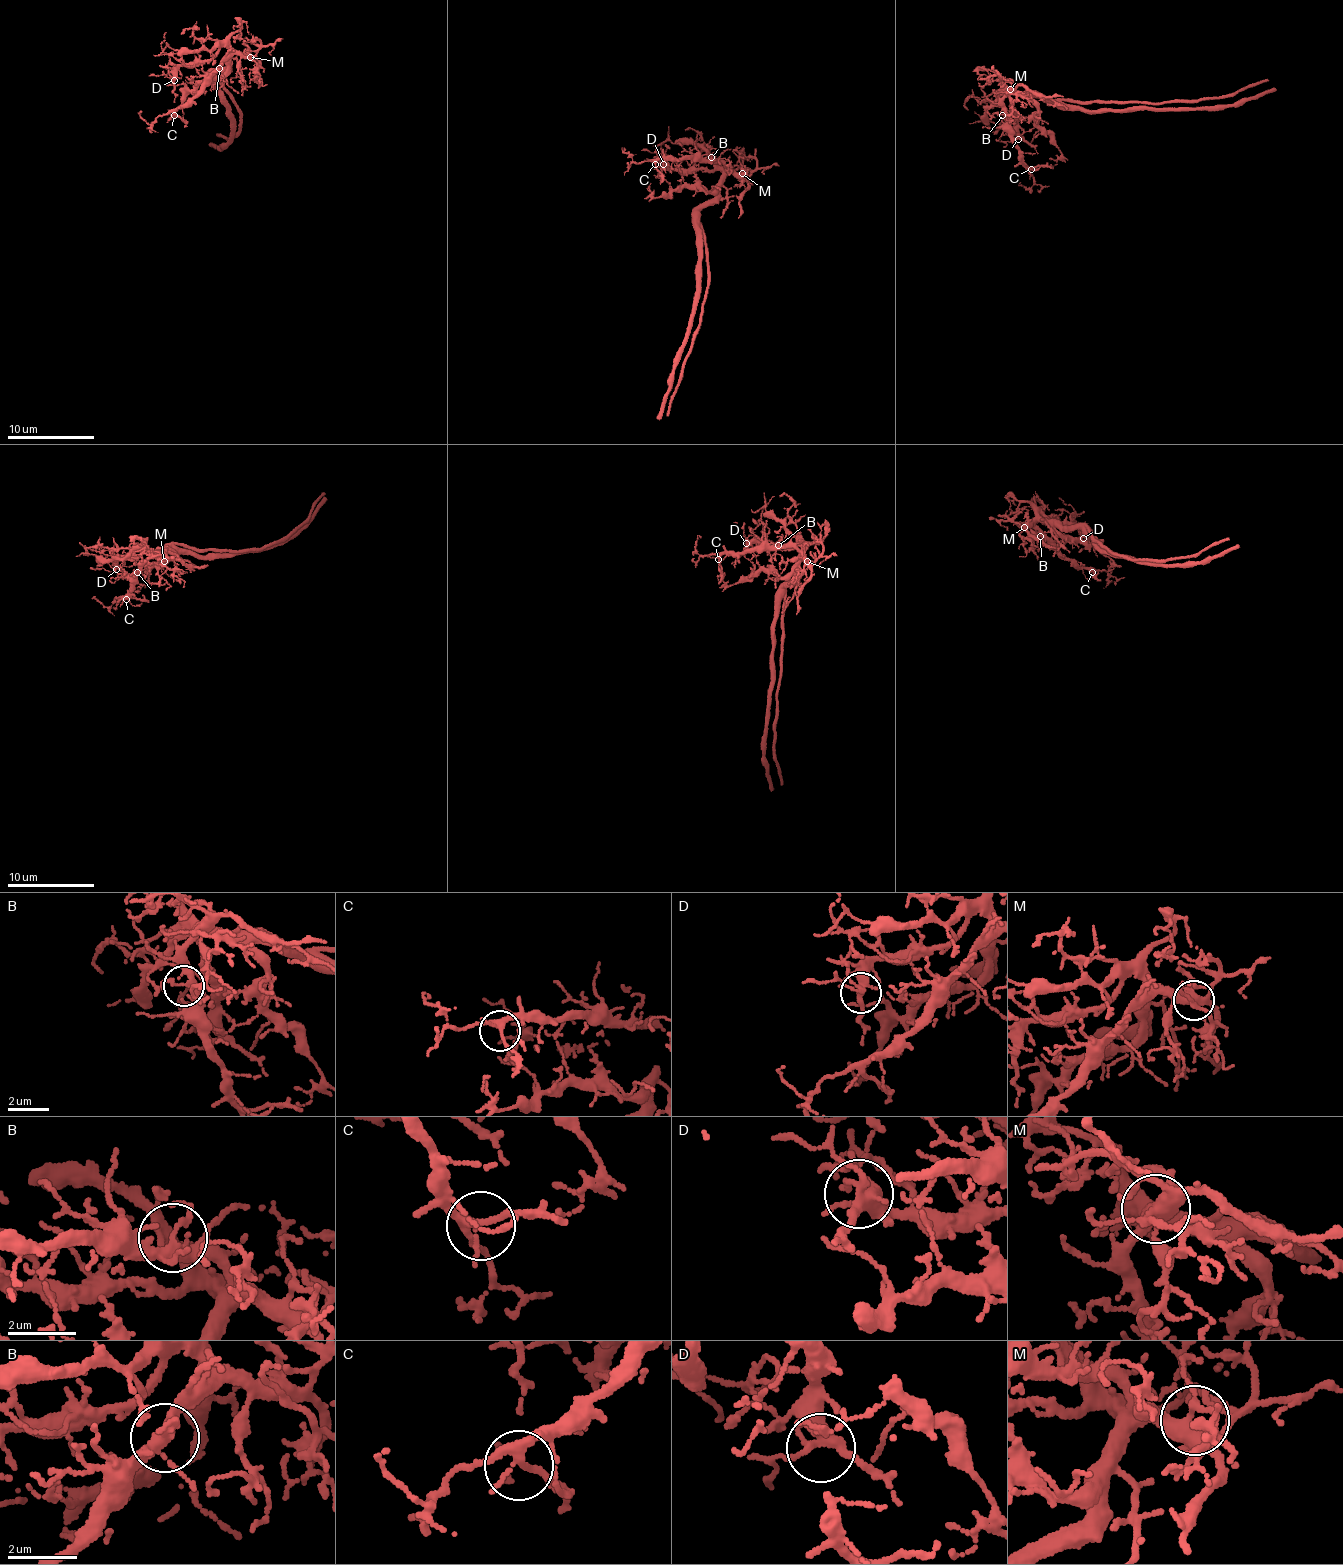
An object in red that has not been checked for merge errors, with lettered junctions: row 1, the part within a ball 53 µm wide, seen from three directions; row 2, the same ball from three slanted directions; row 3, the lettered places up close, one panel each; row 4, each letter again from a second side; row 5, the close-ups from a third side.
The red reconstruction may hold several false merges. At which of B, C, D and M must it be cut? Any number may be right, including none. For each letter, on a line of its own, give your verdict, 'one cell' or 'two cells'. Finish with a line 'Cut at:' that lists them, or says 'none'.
B: one cell
C: one cell
D: one cell
M: one cell
Cut at: none

